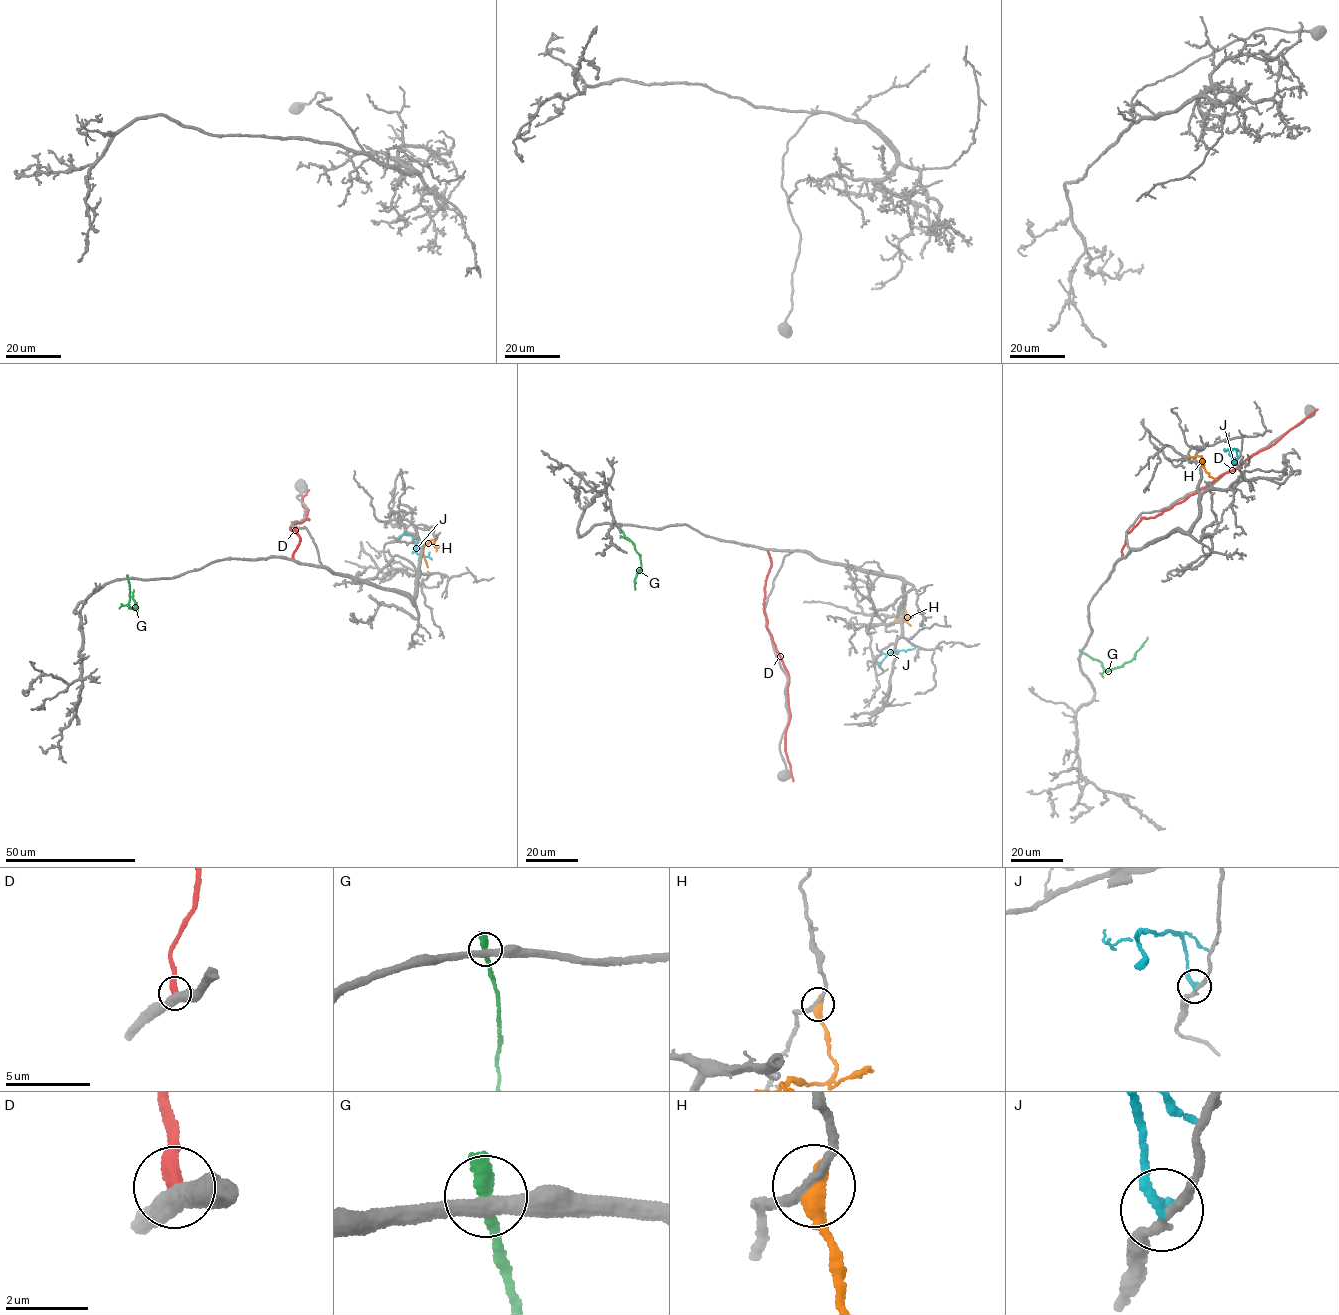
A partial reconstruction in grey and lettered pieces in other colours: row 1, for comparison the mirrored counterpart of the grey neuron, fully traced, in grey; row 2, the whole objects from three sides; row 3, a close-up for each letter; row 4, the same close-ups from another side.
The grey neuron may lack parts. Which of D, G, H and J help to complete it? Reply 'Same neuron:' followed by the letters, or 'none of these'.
Same neuron: none of these

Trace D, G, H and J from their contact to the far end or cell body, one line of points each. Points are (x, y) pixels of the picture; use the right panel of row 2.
D: (1122, 557), (1126, 535), (1142, 518), (1155, 518), (1207, 487), (1225, 473), (1271, 447), (1317, 409)
G: (1081, 652), (1098, 660), (1104, 669), (1111, 670), (1129, 662), (1147, 637)
H: (1189, 457), (1200, 456), (1205, 471), (1217, 479)
J: (1238, 457), (1236, 450), (1229, 449), (1235, 463)

